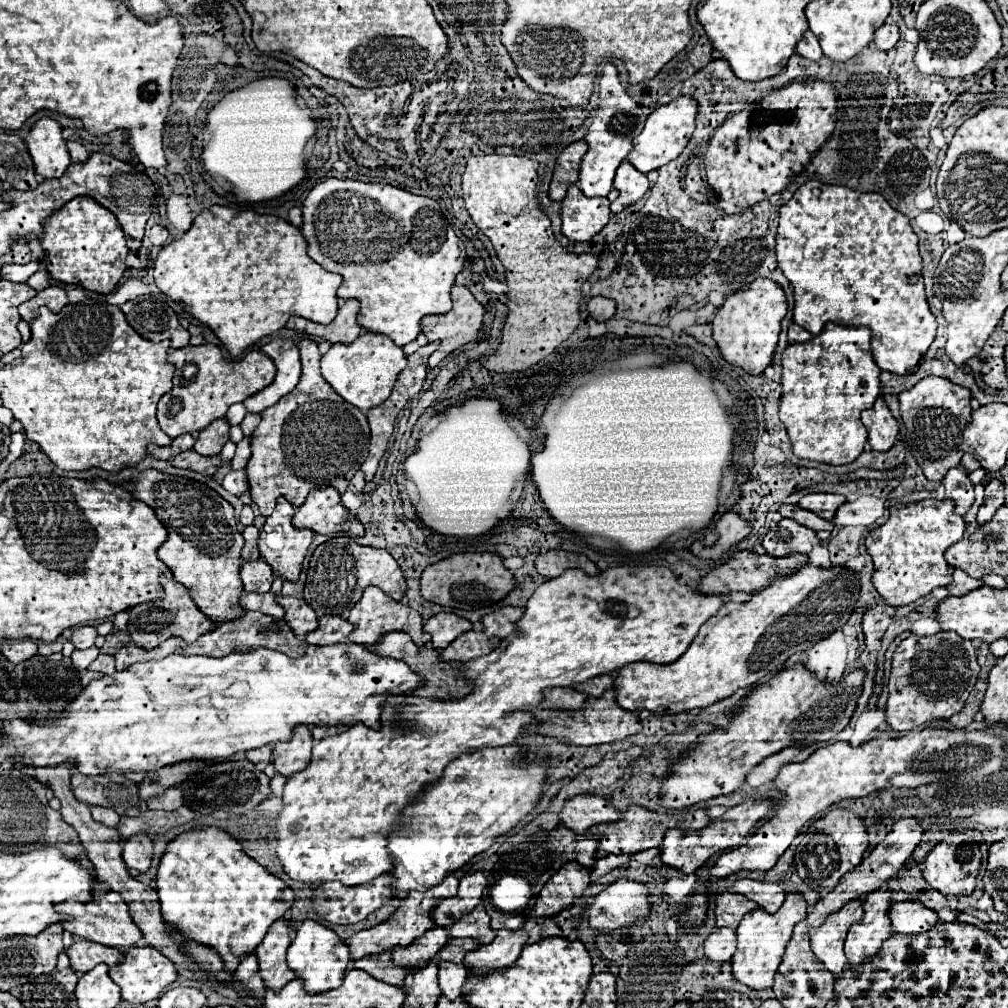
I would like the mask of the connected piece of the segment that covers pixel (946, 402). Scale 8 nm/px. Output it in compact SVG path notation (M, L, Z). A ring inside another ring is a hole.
M926 377L912 389L902 391L898 395L898 401L900 401L900 417L906 427L906 443L916 463L922 467L926 479L942 481L948 469L958 467L962 459L958 445L962 441L962 433L972 413L968 389L962 389L960 385L954 385L952 381L942 377ZM934 409L946 409L946 411L934 411Z

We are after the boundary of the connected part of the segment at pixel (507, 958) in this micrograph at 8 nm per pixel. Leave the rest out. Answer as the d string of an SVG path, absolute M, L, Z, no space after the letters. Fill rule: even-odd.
M500 929L490 945L482 945L480 949L466 953L466 967L470 971L506 969L520 957L528 937L530 935L524 929Z

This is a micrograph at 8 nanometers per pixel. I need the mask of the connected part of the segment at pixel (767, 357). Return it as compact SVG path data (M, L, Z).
M756 279L748 289L728 295L712 321L712 337L720 349L720 355L728 363L742 367L746 373L760 375L772 363L786 309L788 303L784 291L770 279Z

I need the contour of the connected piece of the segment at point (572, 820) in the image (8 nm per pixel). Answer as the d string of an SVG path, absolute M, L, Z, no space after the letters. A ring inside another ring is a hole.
M578 795L566 801L560 819L574 833L586 835L588 827L608 821L618 821L622 813L612 807L606 797L600 795Z

